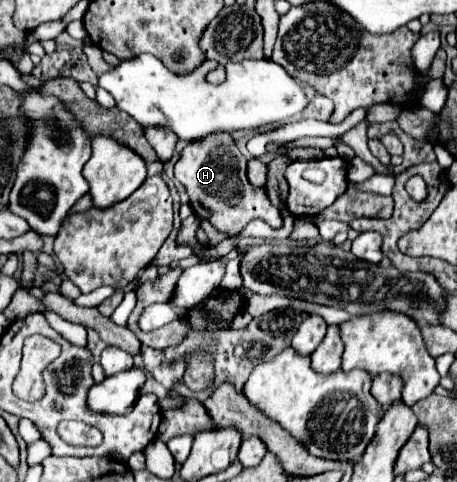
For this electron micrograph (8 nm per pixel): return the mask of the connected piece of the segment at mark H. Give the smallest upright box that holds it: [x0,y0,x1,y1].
[175,134,283,236]

